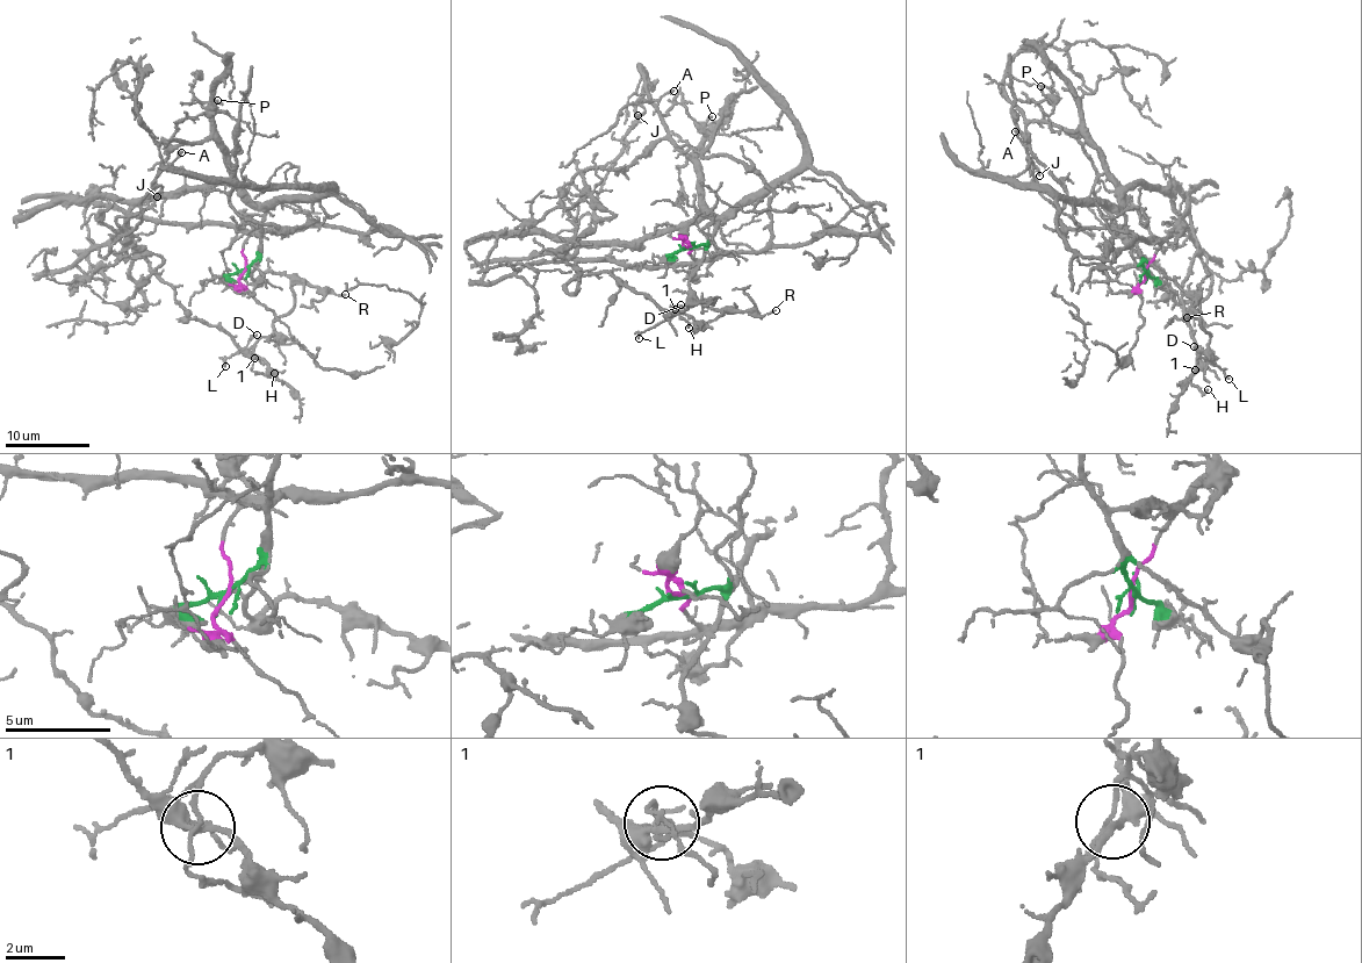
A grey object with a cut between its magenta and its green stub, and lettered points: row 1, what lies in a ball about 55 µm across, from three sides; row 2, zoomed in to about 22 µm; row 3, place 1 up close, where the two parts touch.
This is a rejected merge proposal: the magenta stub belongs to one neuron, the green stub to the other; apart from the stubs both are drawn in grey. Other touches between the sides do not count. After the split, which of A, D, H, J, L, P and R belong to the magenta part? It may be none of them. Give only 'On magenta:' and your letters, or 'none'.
On magenta: D

